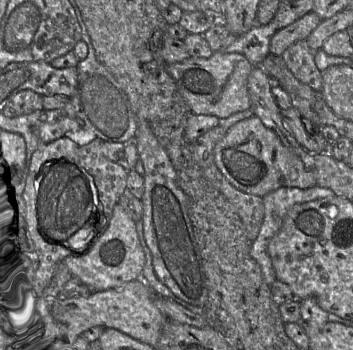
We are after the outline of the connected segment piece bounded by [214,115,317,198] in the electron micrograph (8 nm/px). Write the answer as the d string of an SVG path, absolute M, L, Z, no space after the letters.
M255 115L235 123L226 130L226 134L214 148L214 161L219 171L233 187L261 198L280 187L307 189L317 184L315 176L305 167L300 157L285 146L278 135L267 128Z

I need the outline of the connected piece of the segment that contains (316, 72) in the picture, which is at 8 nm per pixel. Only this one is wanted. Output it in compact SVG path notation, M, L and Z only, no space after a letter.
M300 40L288 47L281 56L299 81L321 92L322 72L315 64L315 52L309 48L306 40Z

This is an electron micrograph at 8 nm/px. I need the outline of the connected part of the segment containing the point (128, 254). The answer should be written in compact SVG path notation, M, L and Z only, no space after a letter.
M121 205L113 208L106 229L91 250L82 256L69 256L62 262L70 274L85 284L90 292L101 292L118 288L126 283L140 279L145 258L139 243L135 222Z

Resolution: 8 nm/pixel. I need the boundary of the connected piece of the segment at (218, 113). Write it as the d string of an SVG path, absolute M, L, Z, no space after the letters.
M214 52L206 58L189 56L181 62L167 64L166 70L192 114L227 118L251 108L248 76L253 67L240 53Z

